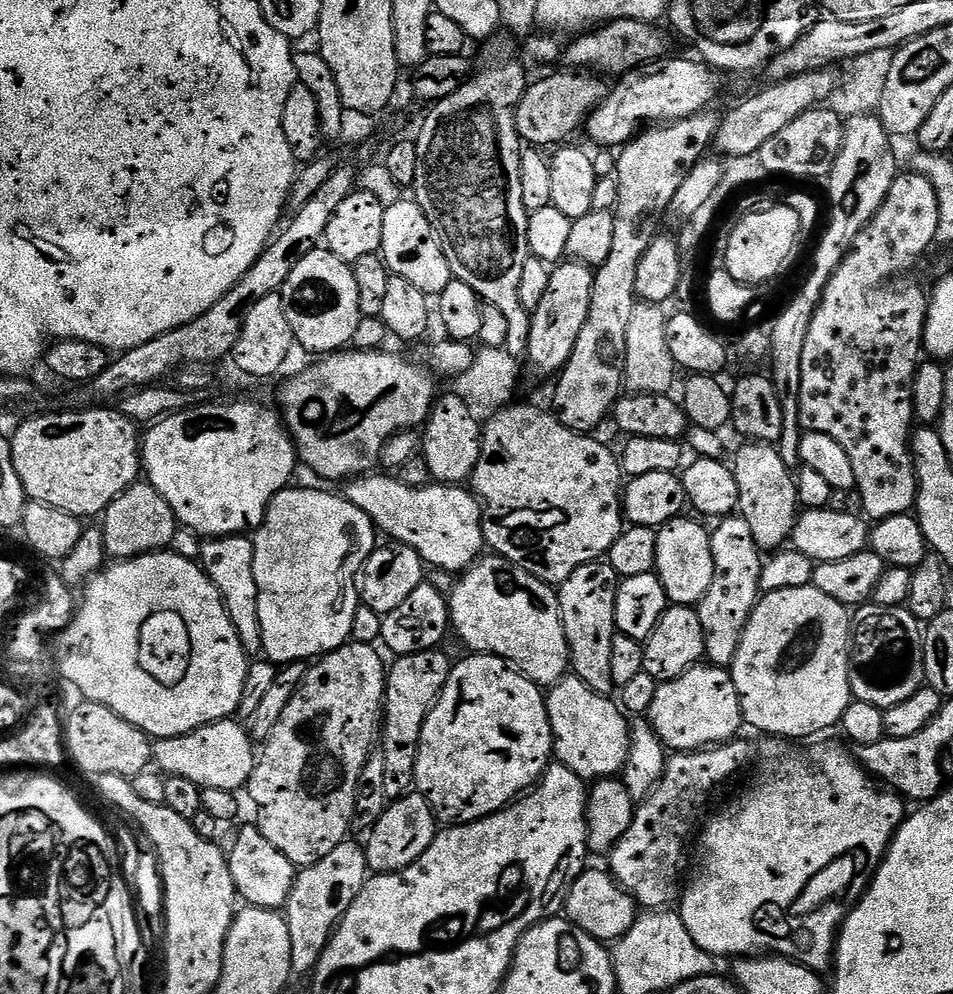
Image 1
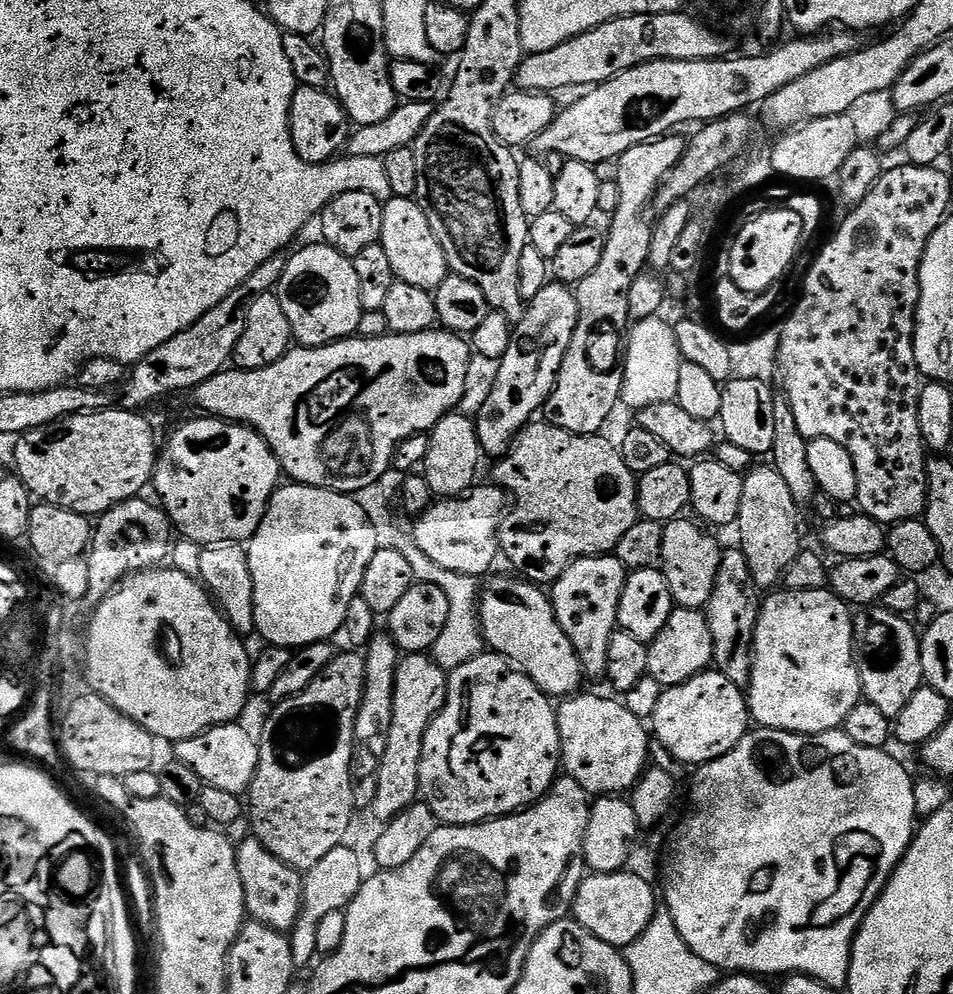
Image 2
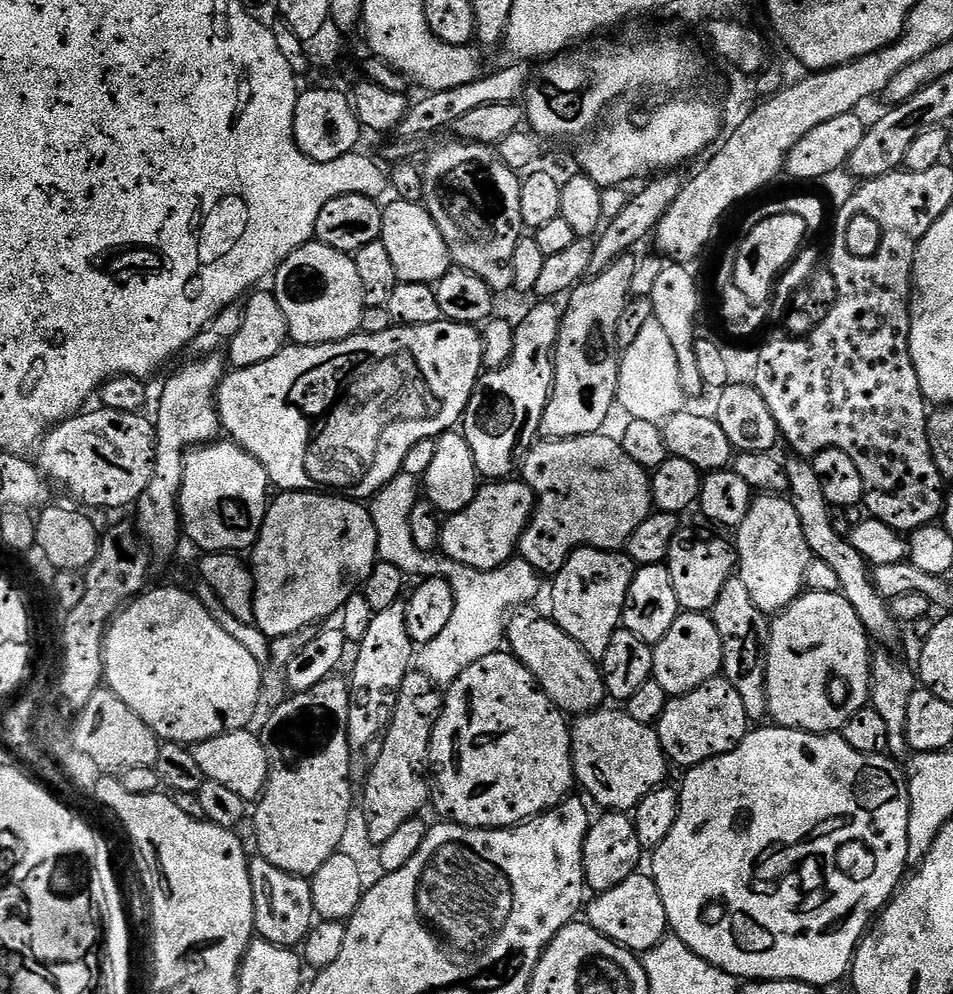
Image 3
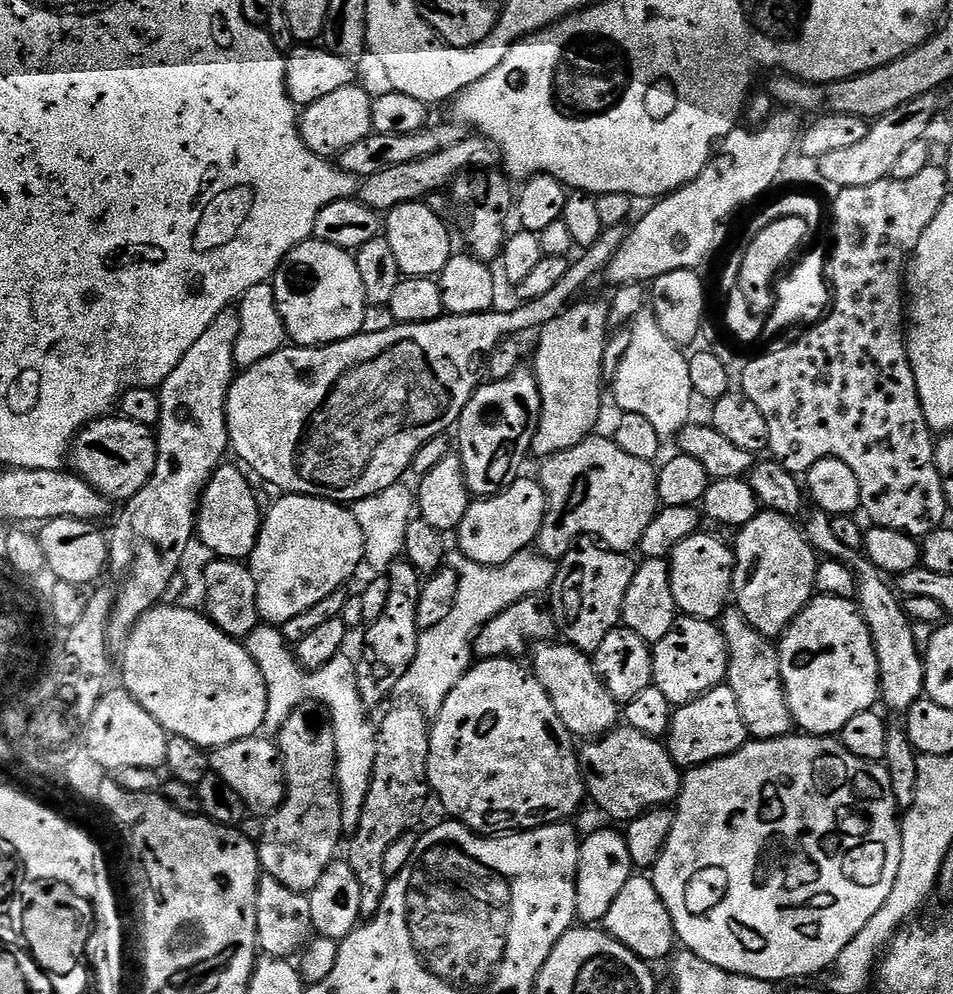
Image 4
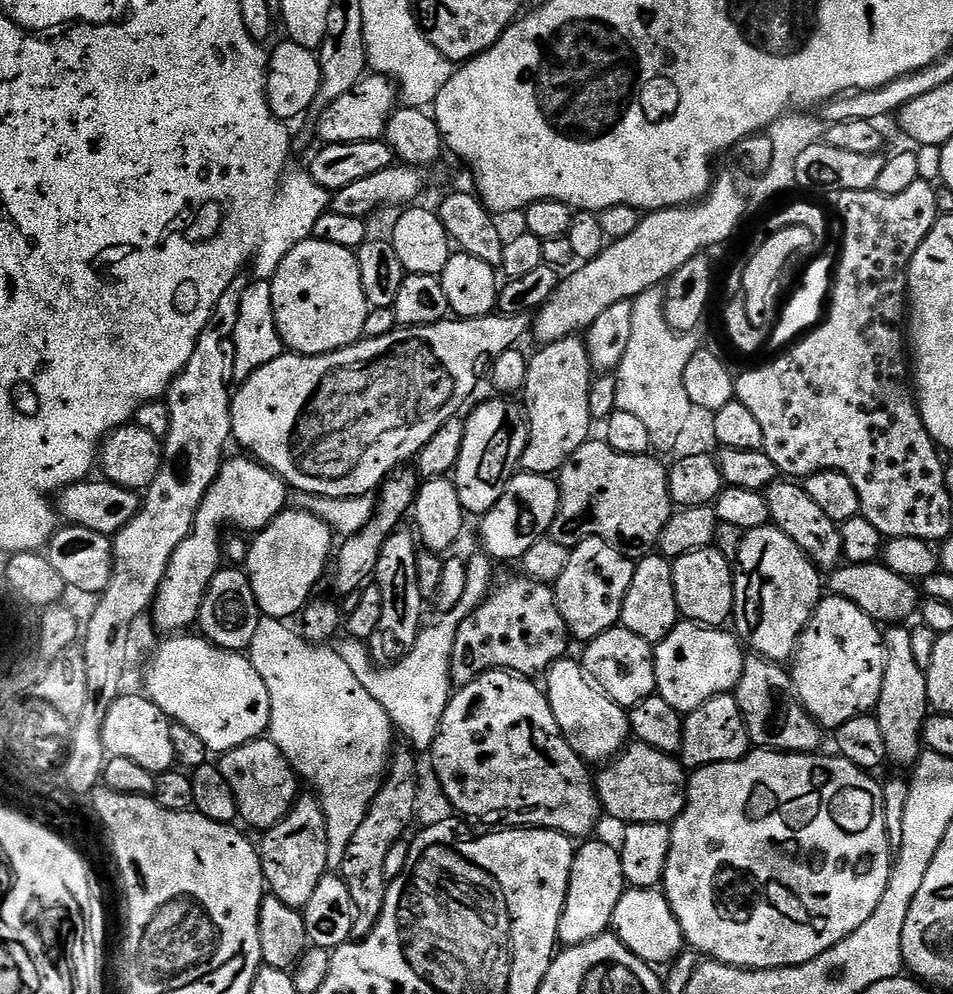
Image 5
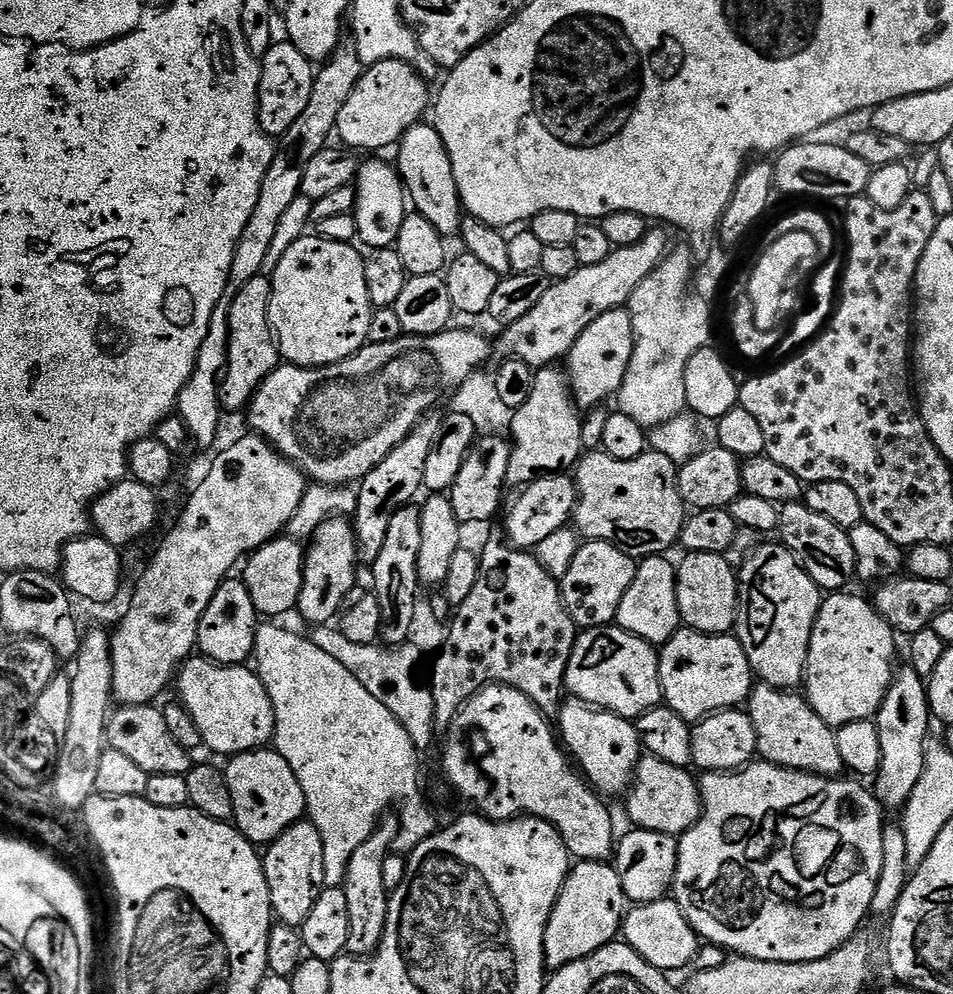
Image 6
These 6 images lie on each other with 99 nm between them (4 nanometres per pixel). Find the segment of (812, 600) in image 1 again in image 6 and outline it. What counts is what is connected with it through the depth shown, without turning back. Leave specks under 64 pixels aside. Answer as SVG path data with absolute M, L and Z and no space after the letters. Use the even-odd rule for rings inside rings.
M832 594L821 603L820 613L812 627L812 637L810 638L810 650L808 651L808 666L804 669L804 684L806 691L806 699L812 708L818 714L818 718L822 718L826 723L832 725L833 729L838 729L846 722L858 722L859 720L871 720L875 717L876 712L880 708L880 703L886 698L888 687L892 684L894 675L894 667L892 663L896 660L896 640L898 640L897 633L892 631L883 618L878 614L875 603L871 599L863 600L860 596L844 596L848 594Z

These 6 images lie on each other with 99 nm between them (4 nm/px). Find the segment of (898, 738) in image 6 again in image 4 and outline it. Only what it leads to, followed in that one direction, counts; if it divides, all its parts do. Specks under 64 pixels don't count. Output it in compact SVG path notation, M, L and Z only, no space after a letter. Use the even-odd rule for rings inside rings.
M819 510L809 511L808 525L803 525L802 531L808 538L808 543L816 549L821 557L842 562L856 575L856 600L861 616L870 630L870 638L874 646L874 654L878 658L880 671L880 694L882 704L900 714L907 713L914 702L925 695L924 690L924 656L915 645L912 631L912 620L905 614L904 605L895 587L886 579L883 572L868 561L868 557L855 548L842 546L834 535L832 517Z

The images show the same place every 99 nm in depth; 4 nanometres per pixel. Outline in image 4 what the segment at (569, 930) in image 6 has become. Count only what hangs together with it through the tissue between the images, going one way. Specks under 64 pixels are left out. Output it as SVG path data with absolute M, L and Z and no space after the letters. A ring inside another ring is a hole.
M600 828L585 835L580 842L578 854L578 874L576 875L576 915L585 925L592 926L603 921L610 910L614 898L622 891L622 886L634 874L630 850L624 841L624 832L612 828Z

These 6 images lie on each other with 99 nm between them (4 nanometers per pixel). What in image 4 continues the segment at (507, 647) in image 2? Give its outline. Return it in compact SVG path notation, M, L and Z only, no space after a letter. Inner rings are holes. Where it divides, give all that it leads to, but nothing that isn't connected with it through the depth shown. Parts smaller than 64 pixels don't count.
M545 642L535 649L536 657L530 663L531 671L535 672L550 702L554 702L554 710L558 710L558 718L562 718L562 726L566 726L573 737L604 736L621 723L621 705L610 694L610 690L596 673L595 663L585 653L567 642L556 643Z

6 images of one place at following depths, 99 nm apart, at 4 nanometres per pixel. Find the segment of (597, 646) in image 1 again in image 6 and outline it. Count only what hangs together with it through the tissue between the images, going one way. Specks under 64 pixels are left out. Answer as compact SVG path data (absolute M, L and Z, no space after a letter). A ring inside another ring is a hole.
M590 540L577 547L570 570L566 570L559 581L564 604L577 629L603 628L615 621L618 606L622 606L622 594L626 594L626 590L630 590L630 582L634 582L636 566L637 561L633 557L605 540Z

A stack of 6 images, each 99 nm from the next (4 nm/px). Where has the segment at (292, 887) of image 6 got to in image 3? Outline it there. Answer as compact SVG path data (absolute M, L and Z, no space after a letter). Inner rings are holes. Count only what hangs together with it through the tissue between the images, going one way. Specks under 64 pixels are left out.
M333 678L318 682L318 686L314 686L305 692L297 692L289 695L274 710L274 714L270 714L268 720L263 721L262 727L259 729L258 735L262 746L266 750L266 758L268 759L268 781L264 787L264 793L255 801L254 811L250 816L250 824L252 820L252 828L256 831L256 849L255 851L262 858L266 858L266 862L270 862L274 866L278 866L278 870L286 870L286 874L294 874L295 876L312 877L318 870L322 870L322 862L326 862L326 858L330 858L334 853L341 851L344 835L348 832L348 815L352 812L352 772L354 773L354 761L352 751L348 745L348 698L350 695L350 684L347 679L339 680Z

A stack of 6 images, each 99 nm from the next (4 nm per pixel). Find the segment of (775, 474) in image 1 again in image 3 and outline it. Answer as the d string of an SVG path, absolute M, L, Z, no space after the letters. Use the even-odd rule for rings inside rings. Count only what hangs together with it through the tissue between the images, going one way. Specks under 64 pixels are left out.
M760 494L753 499L750 510L746 514L746 518L740 523L739 528L734 532L734 547L736 549L736 559L738 561L738 574L742 578L743 584L746 585L746 591L750 594L751 601L754 606L758 606L758 610L762 610L766 614L779 614L788 608L799 598L806 588L806 570L810 570L810 562L814 559L810 546L806 546L806 534L802 534L802 522L798 522L798 513L794 511L794 506L787 495L784 494Z

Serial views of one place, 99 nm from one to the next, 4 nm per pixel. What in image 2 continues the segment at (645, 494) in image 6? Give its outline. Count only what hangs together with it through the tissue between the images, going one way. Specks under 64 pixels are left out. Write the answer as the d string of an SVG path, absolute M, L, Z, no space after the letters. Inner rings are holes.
M547 422L529 423L516 437L507 453L495 461L491 479L503 488L511 501L510 511L500 521L500 551L517 568L523 579L537 586L551 586L575 560L583 556L615 553L626 530L641 519L636 497L637 473L626 466L619 448L610 446L600 435L579 436Z

